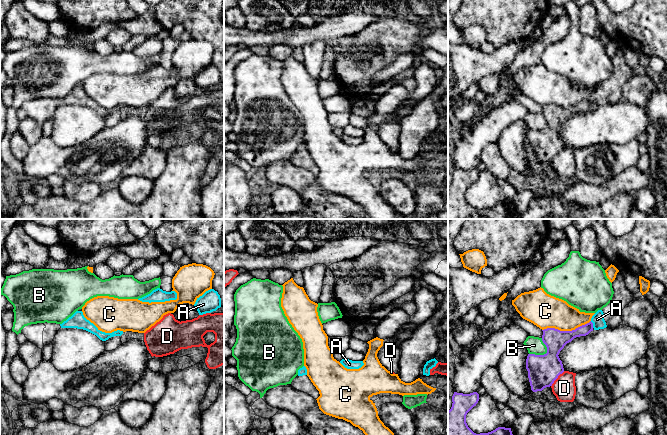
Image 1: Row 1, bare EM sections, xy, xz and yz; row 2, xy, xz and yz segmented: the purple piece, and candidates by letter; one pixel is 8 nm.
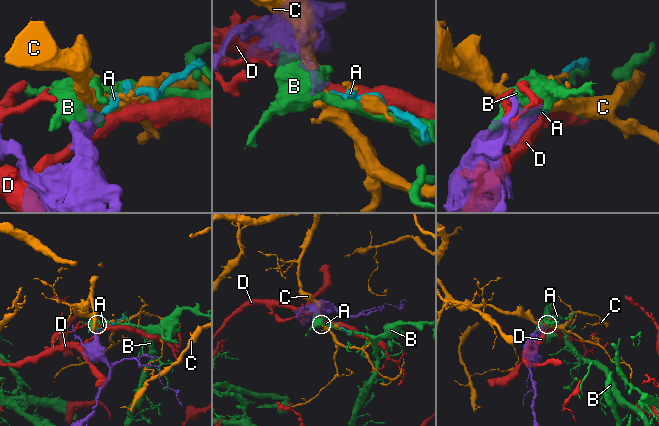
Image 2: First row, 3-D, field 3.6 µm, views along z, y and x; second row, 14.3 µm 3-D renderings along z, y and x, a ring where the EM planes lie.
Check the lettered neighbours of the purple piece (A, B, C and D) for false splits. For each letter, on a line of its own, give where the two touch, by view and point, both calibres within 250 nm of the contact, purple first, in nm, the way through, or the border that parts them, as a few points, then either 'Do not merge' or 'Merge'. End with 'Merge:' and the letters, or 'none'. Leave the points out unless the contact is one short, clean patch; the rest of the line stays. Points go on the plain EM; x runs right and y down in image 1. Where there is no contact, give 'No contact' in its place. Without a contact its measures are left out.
A: Touches purple at yz (592, 100). Thickness 110 nm (purple) against 100 nm. Path across: yz (564, 113), (582, 107), (592, 100), (597, 95). Merge
B: Touches purple at yz (544, 130). Thickness 240 nm (purple) against 140 nm. Do not merge
C: Touches purple at yz (566, 107). Thickness 170 nm (purple) against 280 nm. Boundary: yz (590, 96), (571, 106), (542, 106). Do not merge
D: Touches purple at yz (557, 153). Thickness 240 nm (purple) against 180 nm. Do not merge
Merge: A

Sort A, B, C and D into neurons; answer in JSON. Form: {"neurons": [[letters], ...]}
{"neurons": [["A"], ["B"], ["C"], ["D"]]}

